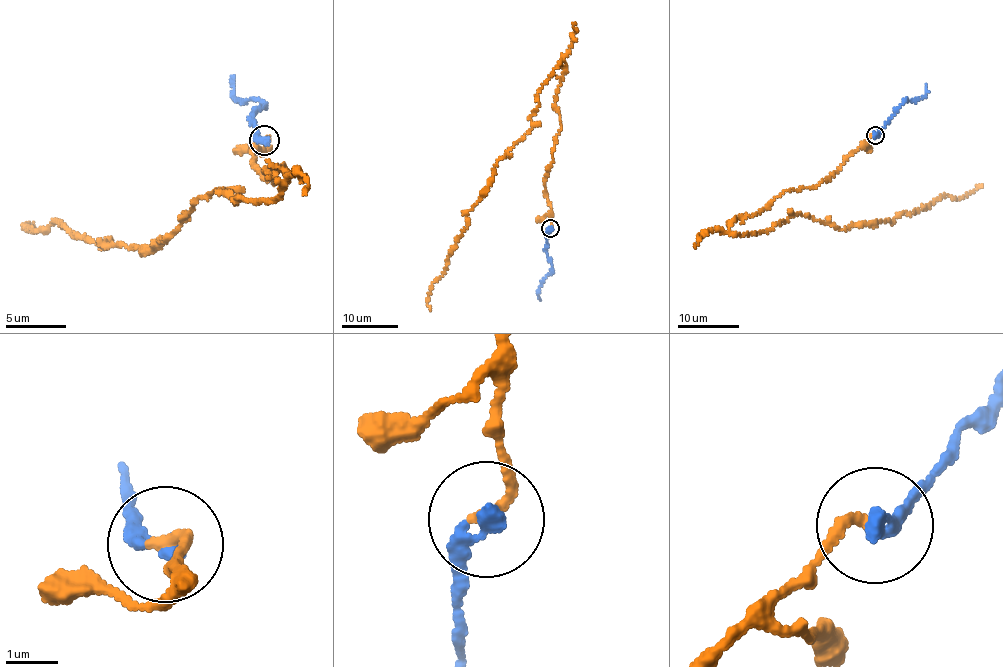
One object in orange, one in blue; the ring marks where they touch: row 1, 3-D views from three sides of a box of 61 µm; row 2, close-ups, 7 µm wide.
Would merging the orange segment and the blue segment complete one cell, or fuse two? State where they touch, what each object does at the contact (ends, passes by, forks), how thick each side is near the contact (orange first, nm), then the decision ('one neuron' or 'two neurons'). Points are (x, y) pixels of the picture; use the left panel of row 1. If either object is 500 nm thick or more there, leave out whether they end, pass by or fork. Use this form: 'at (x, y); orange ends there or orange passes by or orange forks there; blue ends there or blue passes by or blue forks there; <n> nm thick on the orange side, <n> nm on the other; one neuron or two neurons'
at (264, 140); orange ends there; blue ends there; 200 nm thick on the orange side, 340 nm on the other; one neuron

